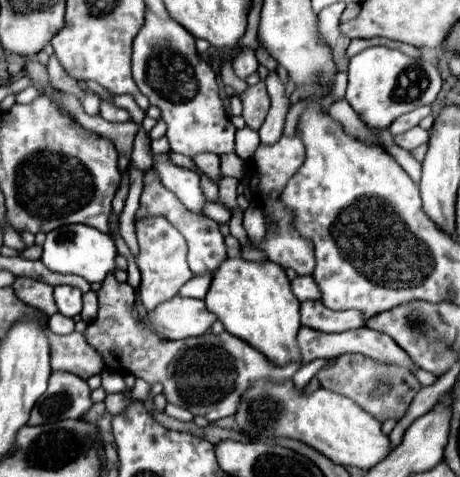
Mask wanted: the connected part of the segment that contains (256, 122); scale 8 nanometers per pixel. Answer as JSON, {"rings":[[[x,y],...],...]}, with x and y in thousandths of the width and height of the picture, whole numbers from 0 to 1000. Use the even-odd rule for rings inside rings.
{"rings":[[[561,172],[557,180],[543,180],[535,189],[535,197],[526,197],[526,218],[530,218],[526,247],[535,252],[535,264],[561,275],[578,247],[583,226],[587,226],[578,176]]]}

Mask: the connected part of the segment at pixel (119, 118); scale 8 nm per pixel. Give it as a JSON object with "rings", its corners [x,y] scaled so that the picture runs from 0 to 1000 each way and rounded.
{"rings":[[[230,210],[217,214],[217,243],[222,243],[226,252],[235,252],[235,256],[278,256],[278,252],[283,252],[278,231],[257,226],[257,222],[248,222],[248,218],[230,214]]]}

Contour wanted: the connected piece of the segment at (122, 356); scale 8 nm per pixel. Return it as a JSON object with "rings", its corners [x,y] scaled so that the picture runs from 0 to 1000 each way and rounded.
{"rings":[[[239,574],[213,608],[213,662],[183,696],[191,721],[226,746],[230,771],[313,788],[322,805],[348,801],[357,809],[352,826],[361,830],[365,847],[396,851],[422,872],[443,872],[452,885],[470,885],[487,872],[509,872],[530,822],[552,805],[552,797],[574,792],[587,801],[613,801],[630,797],[648,776],[626,767],[591,767],[557,730],[539,725],[496,696],[448,696],[439,704],[383,717],[348,713],[304,667],[291,629],[291,604],[278,591],[252,591],[252,583]]]}

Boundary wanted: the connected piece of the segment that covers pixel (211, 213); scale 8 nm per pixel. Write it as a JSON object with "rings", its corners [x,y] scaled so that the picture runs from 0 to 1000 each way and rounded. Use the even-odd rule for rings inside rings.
{"rings":[[[452,423],[452,428],[448,428],[443,449],[448,449],[452,457],[470,461],[474,470],[496,470],[496,465],[500,465],[500,457],[504,457],[496,436],[487,436],[487,432],[478,432],[478,428],[465,428],[465,423]]]}

